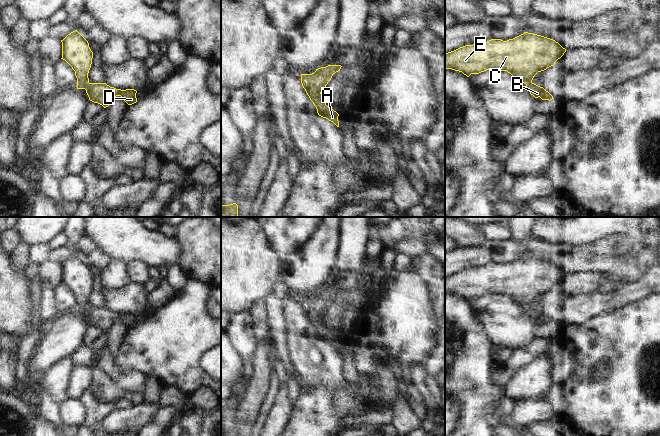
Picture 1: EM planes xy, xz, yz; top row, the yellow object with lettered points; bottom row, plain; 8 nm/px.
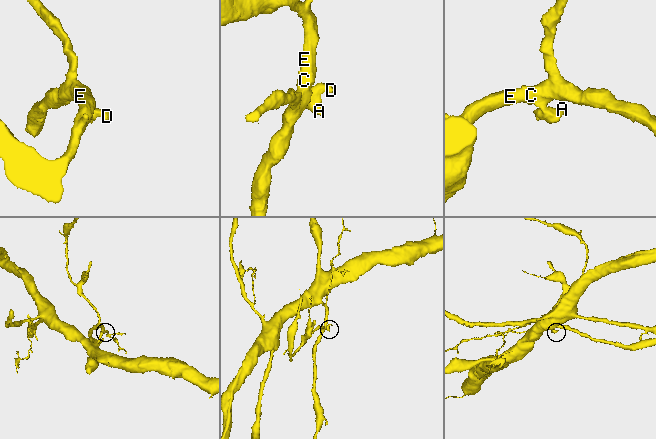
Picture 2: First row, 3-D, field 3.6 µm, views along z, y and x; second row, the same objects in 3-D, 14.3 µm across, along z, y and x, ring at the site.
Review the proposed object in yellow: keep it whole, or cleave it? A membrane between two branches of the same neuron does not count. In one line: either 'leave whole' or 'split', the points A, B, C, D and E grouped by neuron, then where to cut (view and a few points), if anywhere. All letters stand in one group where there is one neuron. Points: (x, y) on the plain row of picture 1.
leave whole; A B C D E; no cut

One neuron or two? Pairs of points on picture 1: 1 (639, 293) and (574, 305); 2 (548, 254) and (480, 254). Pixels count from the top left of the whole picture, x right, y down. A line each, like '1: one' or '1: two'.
1: one
2: two

